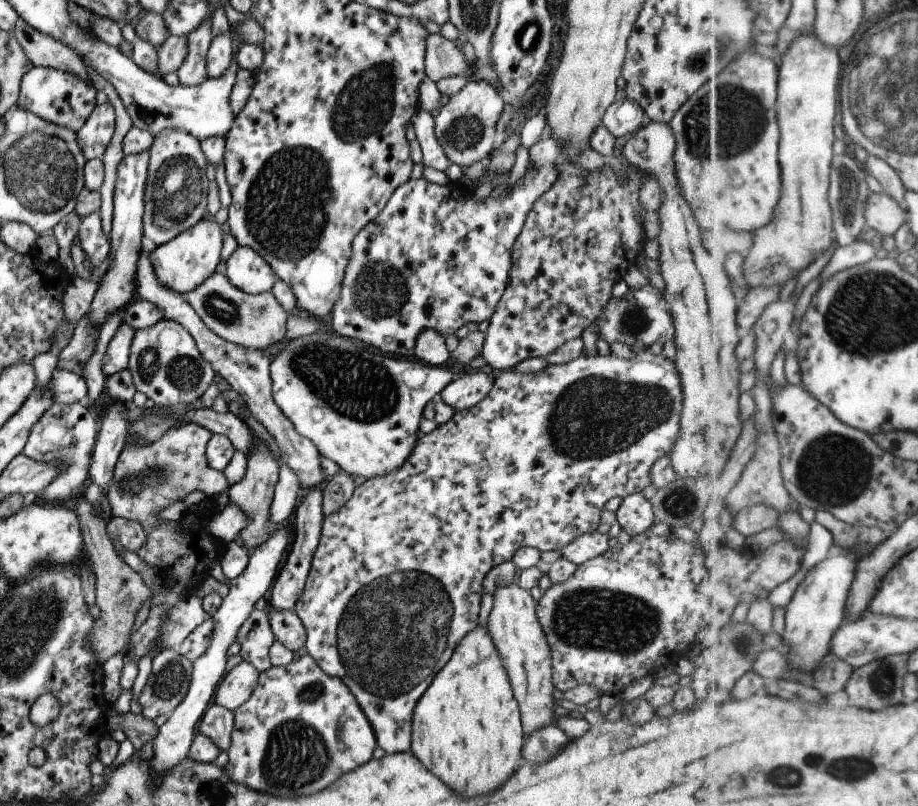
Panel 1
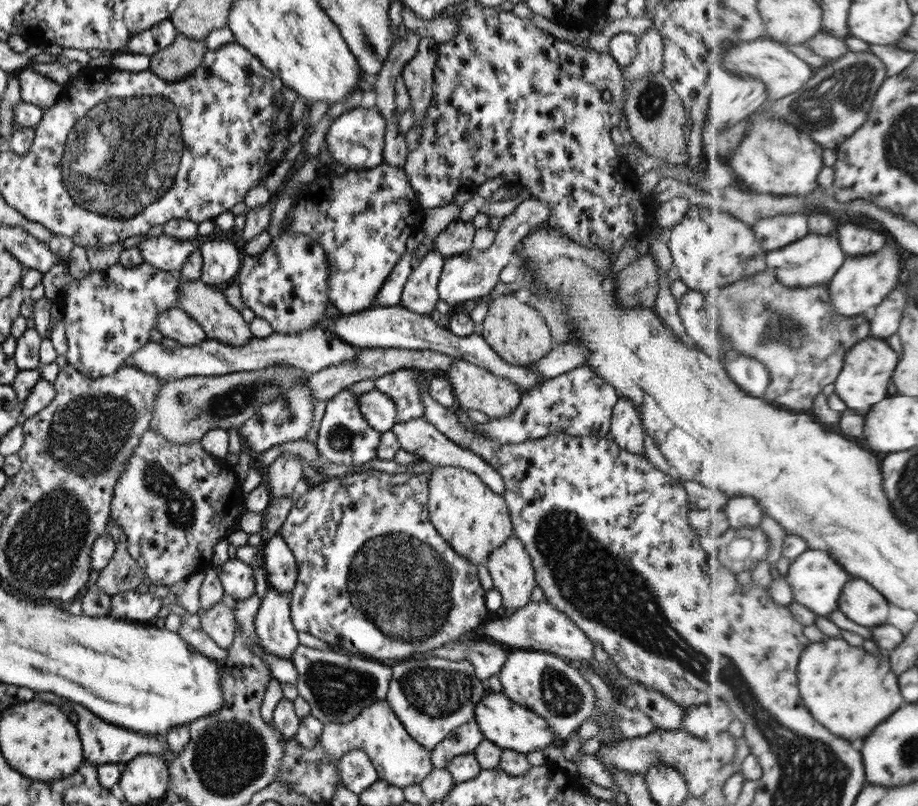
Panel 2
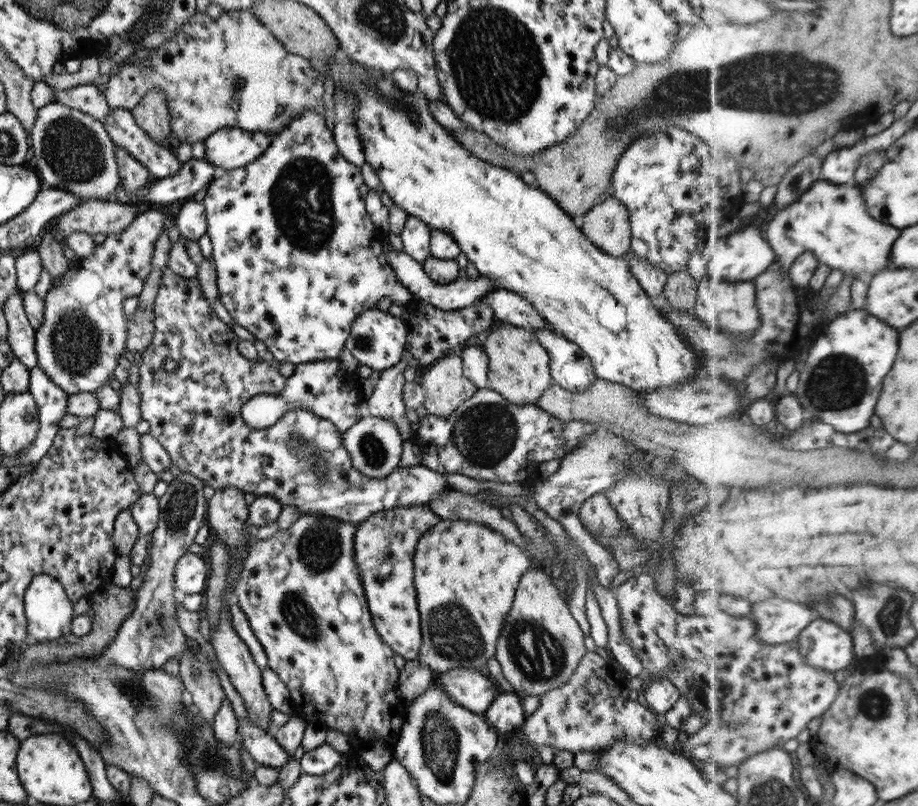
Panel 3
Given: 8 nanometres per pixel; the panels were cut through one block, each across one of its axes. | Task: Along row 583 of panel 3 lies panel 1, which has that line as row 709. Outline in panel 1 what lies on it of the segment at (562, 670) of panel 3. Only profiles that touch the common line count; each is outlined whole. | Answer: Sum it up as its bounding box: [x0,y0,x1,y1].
[486,581,558,736]

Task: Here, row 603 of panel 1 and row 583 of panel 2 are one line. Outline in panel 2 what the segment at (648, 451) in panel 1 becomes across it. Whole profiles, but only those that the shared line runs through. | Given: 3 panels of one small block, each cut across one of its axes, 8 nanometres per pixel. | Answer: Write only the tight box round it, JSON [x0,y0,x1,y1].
[277,469,489,660]

